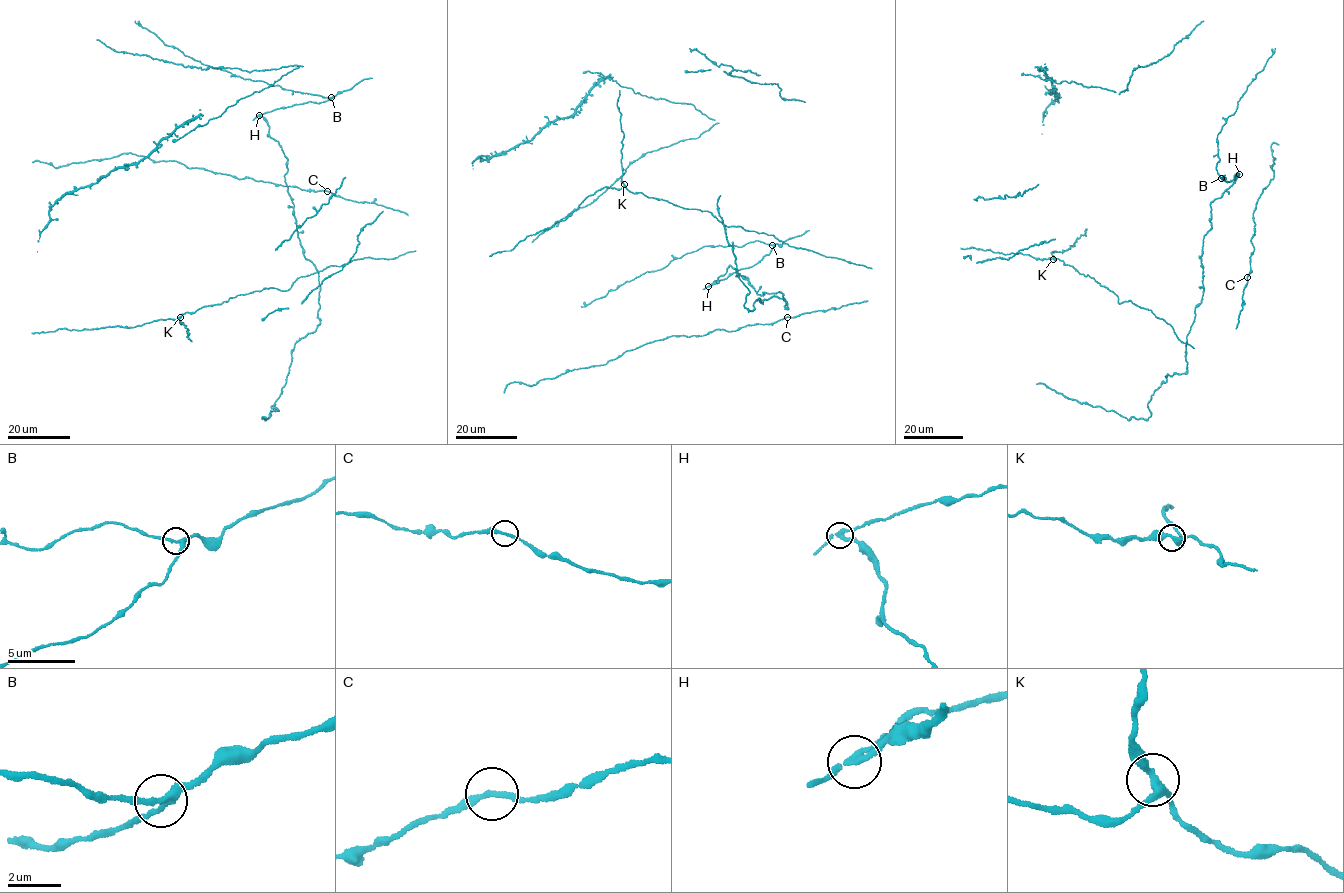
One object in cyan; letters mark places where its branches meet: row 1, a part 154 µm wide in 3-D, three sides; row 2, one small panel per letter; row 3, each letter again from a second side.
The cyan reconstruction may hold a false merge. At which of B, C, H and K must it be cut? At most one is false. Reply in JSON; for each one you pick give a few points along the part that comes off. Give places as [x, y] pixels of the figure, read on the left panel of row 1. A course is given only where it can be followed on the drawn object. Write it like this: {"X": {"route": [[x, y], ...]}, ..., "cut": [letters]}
{"H": {"route": [[258, 116], [287, 159], [297, 238], [319, 285], [320, 324], [296, 343], [271, 406], [279, 410], [267, 418]]}, "cut": ["H"]}

